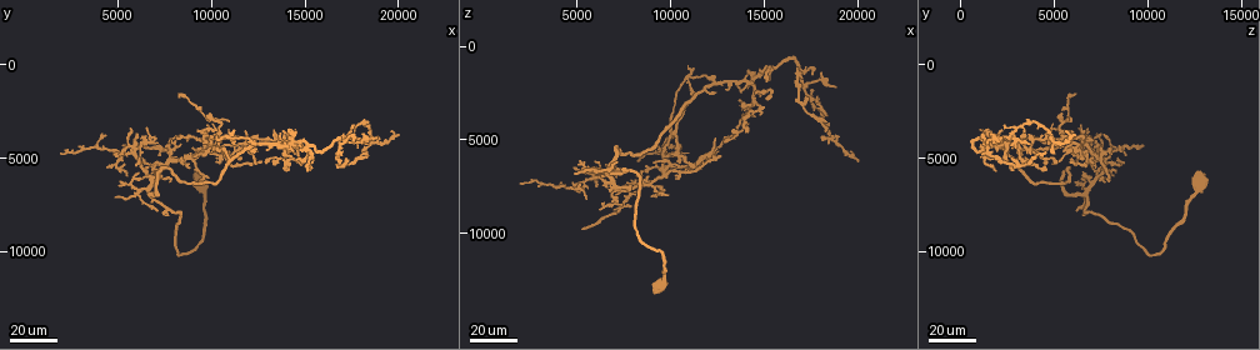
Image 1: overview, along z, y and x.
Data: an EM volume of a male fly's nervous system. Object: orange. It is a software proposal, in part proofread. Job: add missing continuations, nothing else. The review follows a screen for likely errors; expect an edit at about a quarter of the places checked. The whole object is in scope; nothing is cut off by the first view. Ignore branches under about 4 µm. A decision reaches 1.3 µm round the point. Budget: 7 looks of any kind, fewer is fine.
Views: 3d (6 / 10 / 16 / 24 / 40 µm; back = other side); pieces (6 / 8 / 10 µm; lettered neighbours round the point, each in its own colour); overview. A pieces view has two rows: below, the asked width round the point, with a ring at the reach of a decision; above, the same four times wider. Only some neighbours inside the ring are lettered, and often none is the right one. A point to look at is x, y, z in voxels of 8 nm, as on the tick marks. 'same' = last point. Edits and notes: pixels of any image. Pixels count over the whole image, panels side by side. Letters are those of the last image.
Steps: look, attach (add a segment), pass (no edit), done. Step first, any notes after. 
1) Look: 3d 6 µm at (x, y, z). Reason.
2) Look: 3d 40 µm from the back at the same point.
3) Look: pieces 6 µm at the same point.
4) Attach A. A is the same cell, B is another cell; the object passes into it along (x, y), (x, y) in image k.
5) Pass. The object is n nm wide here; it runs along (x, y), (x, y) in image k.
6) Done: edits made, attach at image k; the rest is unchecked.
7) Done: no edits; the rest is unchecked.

Look: 3d 40 µm at (18200, 4200, 1400). Branch stops here.

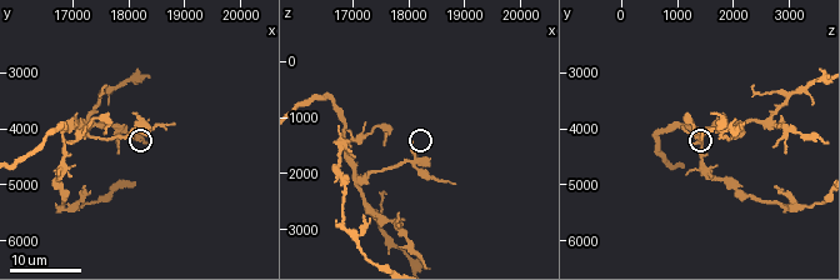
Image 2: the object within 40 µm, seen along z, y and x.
Look: 3d 6 µm at (18050, 4200, 1450). Closer look.

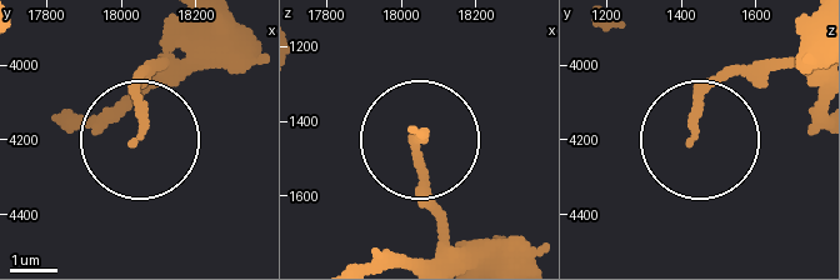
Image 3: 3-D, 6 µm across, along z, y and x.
Look: pieces 6 µm at (18040, 4200, 1440).

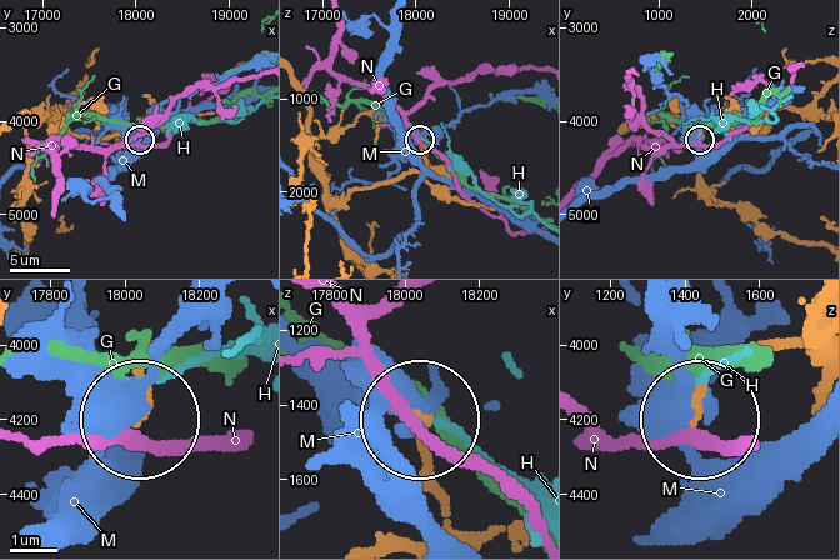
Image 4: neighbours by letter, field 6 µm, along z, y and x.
Pass. G, H, M and N are other cells; no lettered segment goes on from it.

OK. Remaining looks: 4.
Look: 3d 24 µm at (12800, 5400, 5000). End of a long branch.

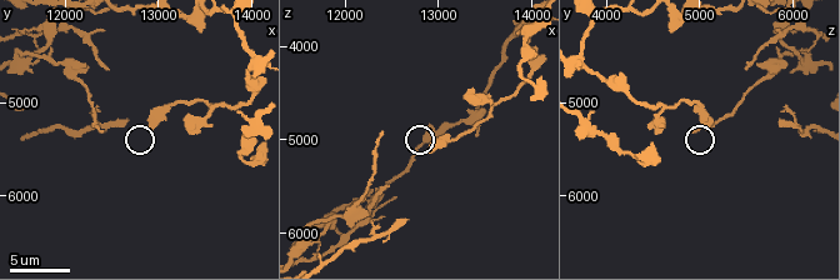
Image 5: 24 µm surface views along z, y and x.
Look: pieces 8 µm at (12950, 5300, 5050).

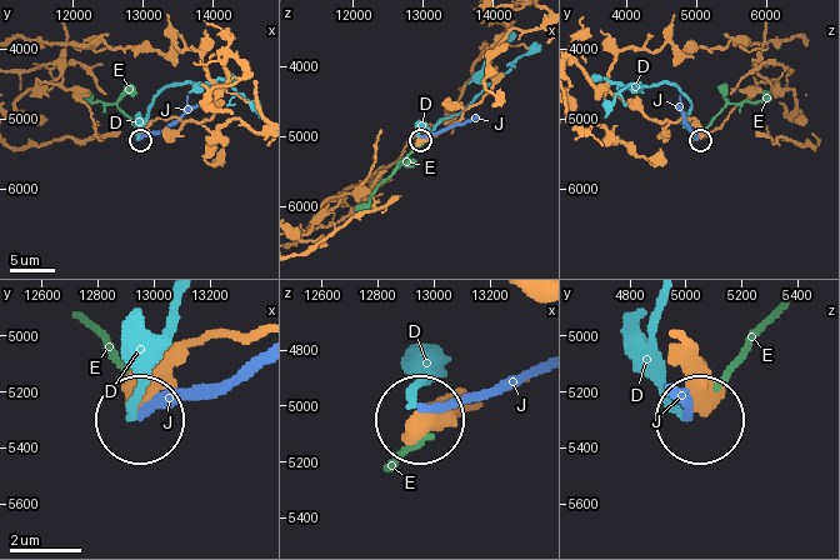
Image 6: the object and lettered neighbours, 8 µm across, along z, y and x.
Pass. D, E and J are other cells; it runs along (254, 333), (218, 333), (183, 350), (140, 410) in image 6; no lettered segment goes on from it.

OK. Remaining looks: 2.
Look: pieces 10 µm at (12650, 5200, 5900).

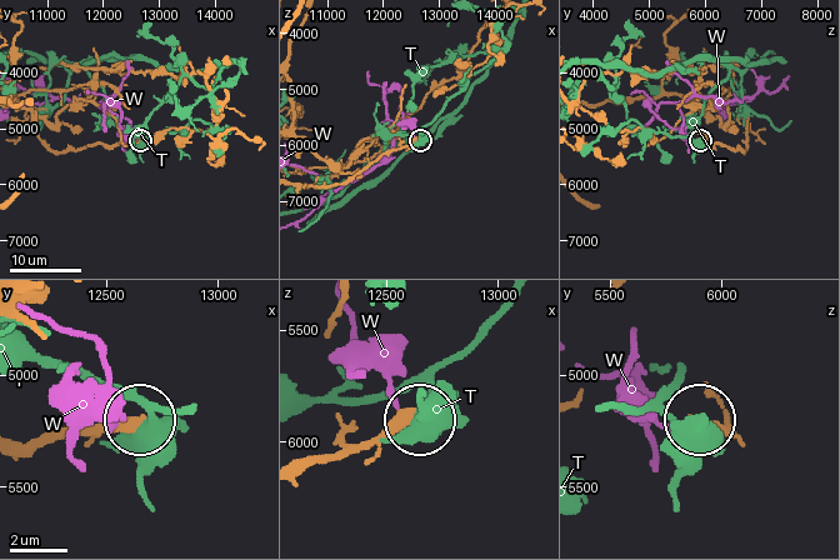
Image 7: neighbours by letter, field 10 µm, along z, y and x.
Pass. The object is 340 nm wide here; T and W are other cells; no lettered segment goes on from it.

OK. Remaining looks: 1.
Done: no edits; the rest is unchecked.

